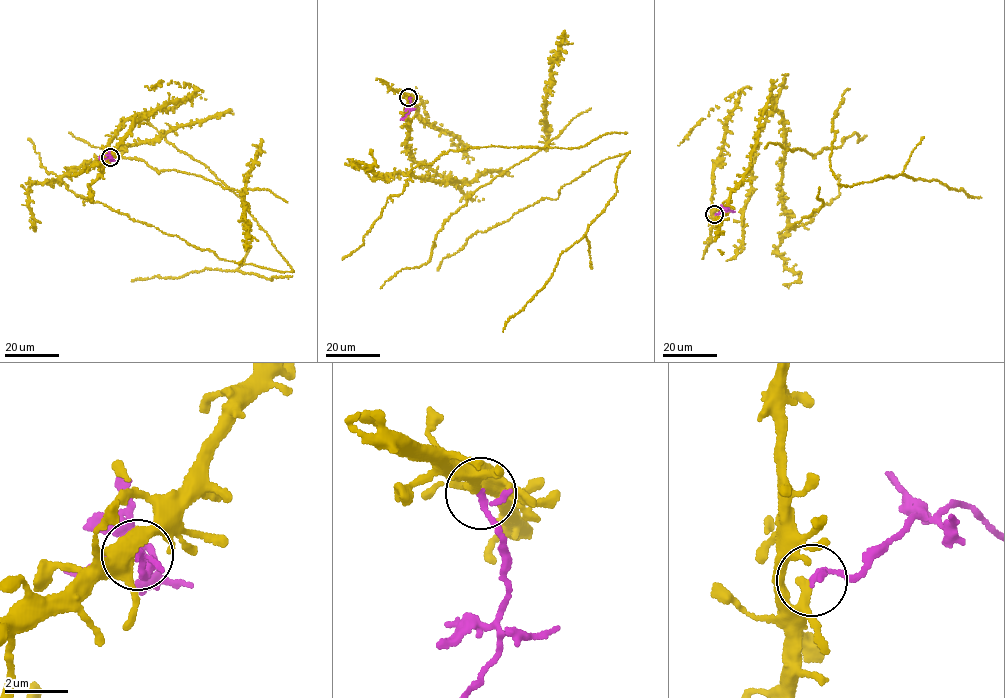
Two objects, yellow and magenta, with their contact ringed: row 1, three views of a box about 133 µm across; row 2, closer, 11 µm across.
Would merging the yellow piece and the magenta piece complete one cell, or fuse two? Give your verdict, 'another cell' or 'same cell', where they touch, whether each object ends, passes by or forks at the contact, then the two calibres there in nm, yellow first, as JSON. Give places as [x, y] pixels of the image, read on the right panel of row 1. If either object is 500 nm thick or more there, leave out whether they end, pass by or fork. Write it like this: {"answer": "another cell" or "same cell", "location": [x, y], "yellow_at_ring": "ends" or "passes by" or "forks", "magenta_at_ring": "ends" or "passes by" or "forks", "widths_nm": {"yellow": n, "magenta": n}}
{"answer": "another cell", "location": [714, 214], "yellow_at_ring": "passes by", "magenta_at_ring": "ends", "widths_nm": {"yellow": 240, "magenta": 200}}

